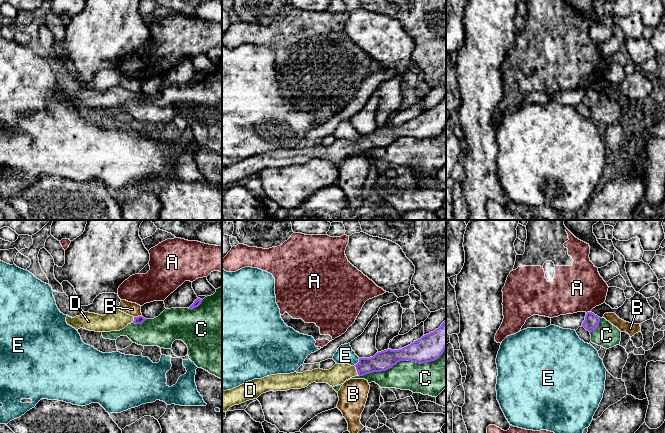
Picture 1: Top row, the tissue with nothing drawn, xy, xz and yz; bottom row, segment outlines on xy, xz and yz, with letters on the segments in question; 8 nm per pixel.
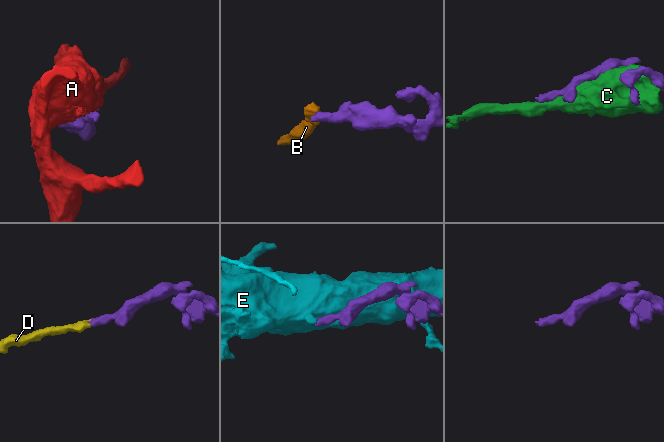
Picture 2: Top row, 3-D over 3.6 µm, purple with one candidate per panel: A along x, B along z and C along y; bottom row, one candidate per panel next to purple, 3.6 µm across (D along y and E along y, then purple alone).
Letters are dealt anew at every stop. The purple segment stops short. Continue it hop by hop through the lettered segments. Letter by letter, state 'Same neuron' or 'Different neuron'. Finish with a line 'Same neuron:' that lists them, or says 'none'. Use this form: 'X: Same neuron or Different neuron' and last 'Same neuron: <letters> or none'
A: Different neuron
B: Different neuron
C: Different neuron
D: Same neuron
E: Different neuron
Same neuron: D

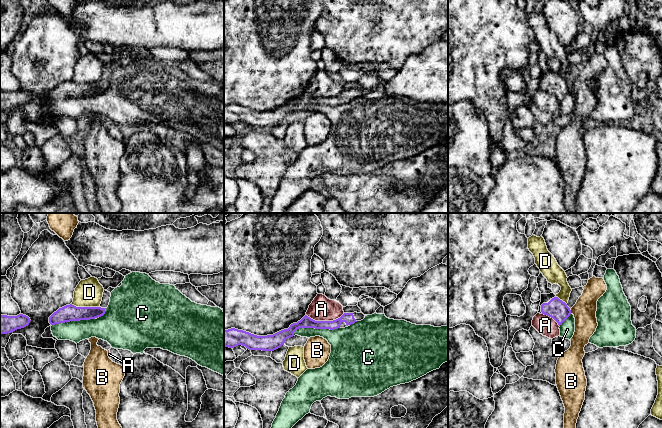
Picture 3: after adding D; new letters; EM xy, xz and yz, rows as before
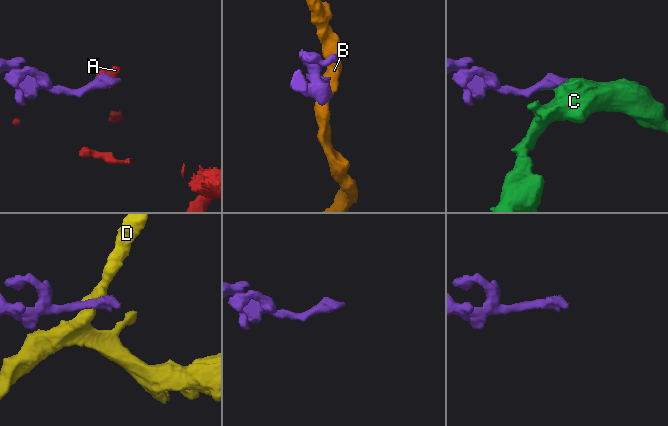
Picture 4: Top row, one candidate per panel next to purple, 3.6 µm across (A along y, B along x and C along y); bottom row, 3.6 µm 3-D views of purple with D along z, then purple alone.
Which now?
A: Different neuron
B: Different neuron
C: Different neuron
D: Different neuron
Same neuron: none

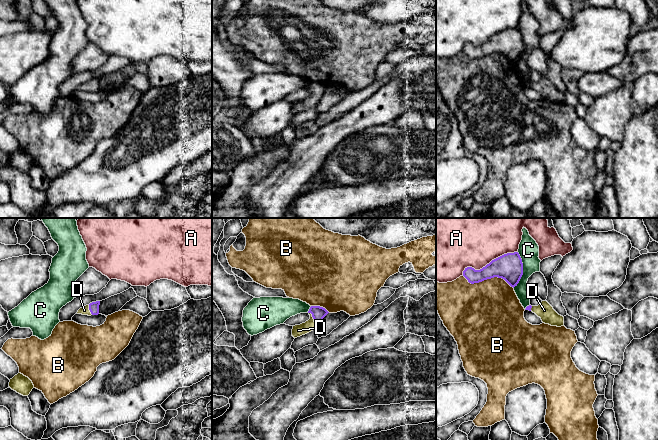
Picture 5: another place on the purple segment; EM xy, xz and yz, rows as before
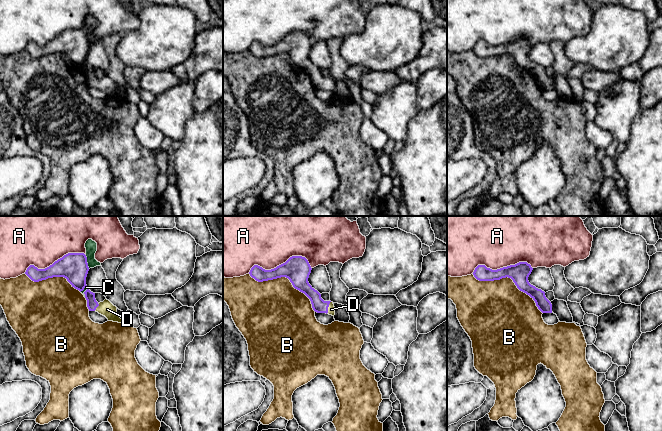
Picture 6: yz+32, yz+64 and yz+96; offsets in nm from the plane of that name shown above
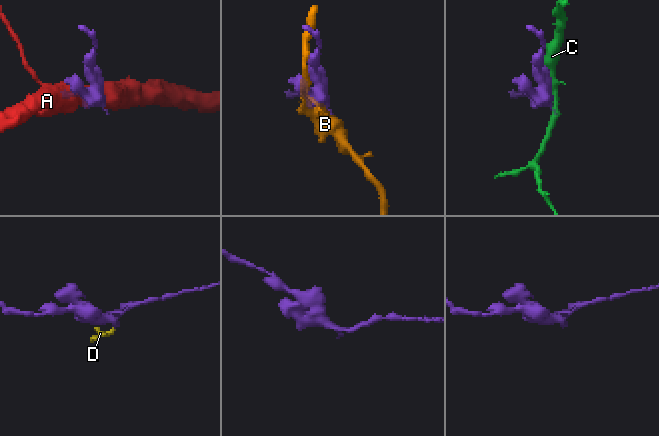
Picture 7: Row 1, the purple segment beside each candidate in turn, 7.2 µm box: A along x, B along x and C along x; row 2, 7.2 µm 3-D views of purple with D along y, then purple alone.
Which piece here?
A: Different neuron
B: Different neuron
C: Different neuron
D: Same neuron
Same neuron: D

